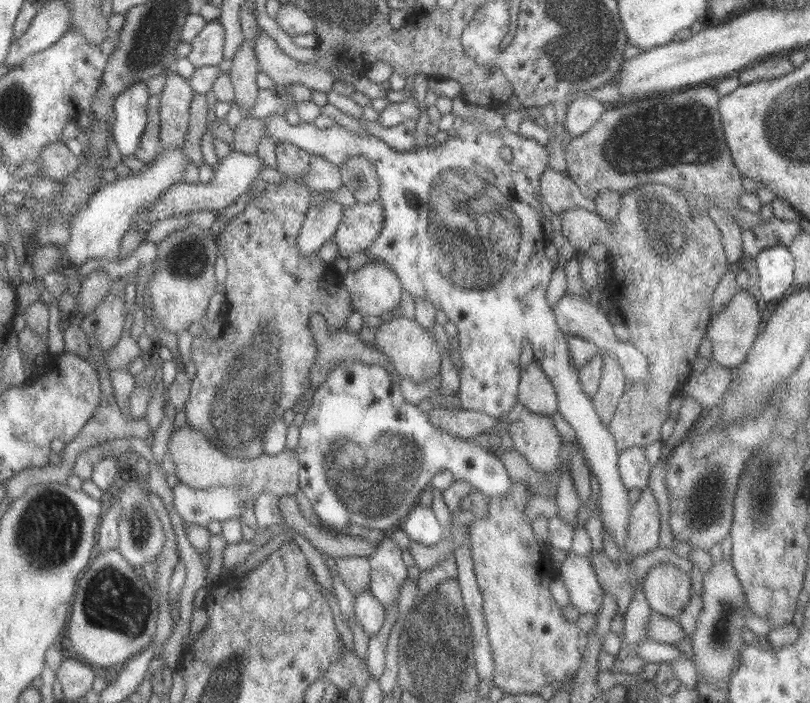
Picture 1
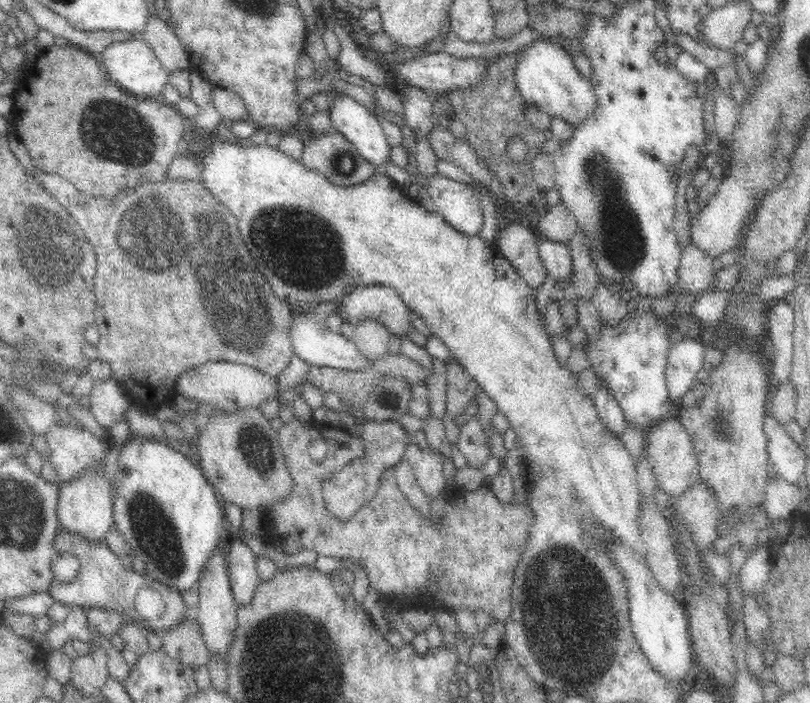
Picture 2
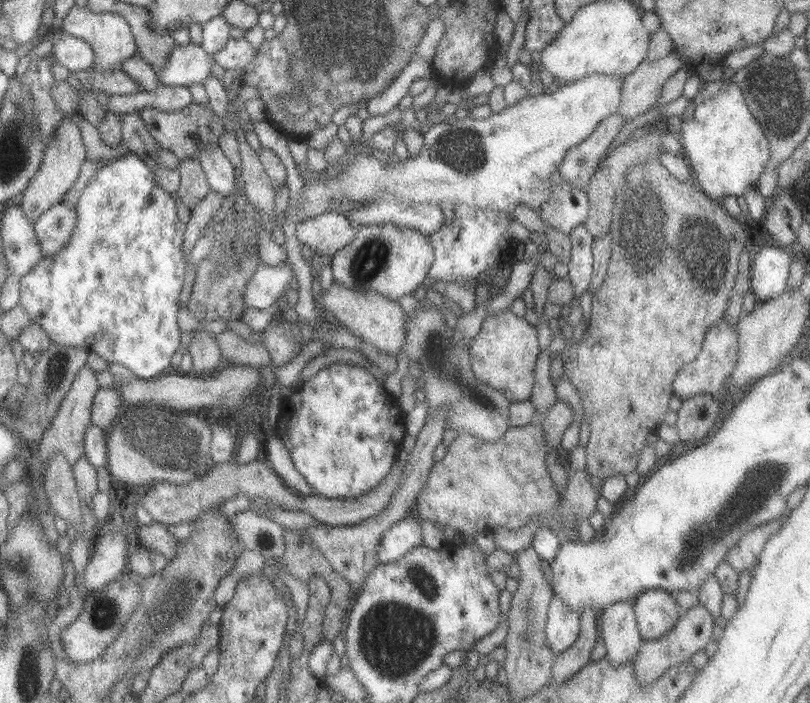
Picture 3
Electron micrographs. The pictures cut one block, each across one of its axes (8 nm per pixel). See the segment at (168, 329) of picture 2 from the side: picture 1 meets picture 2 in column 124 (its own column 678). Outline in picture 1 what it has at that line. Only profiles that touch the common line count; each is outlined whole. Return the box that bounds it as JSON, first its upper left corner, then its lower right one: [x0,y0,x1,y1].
[559,183,729,452]

